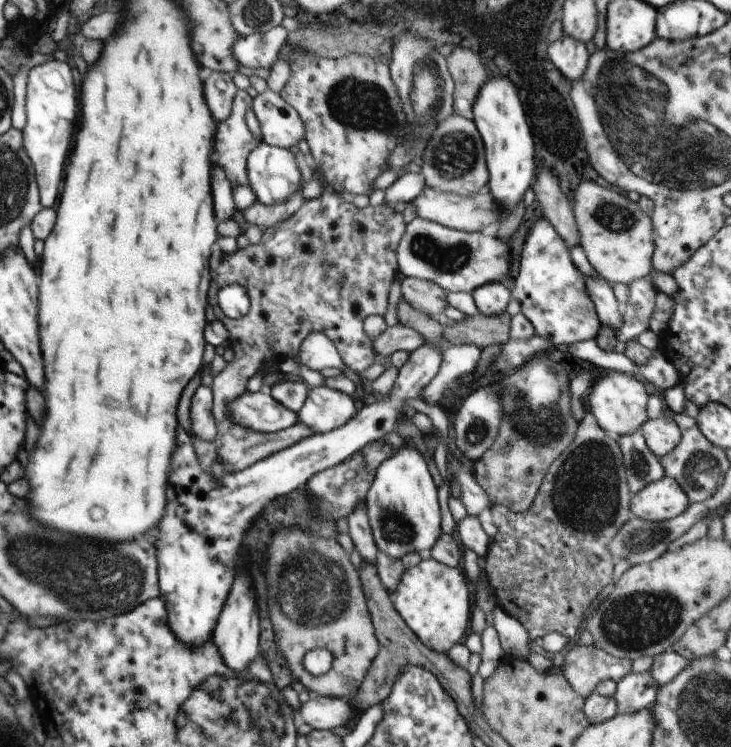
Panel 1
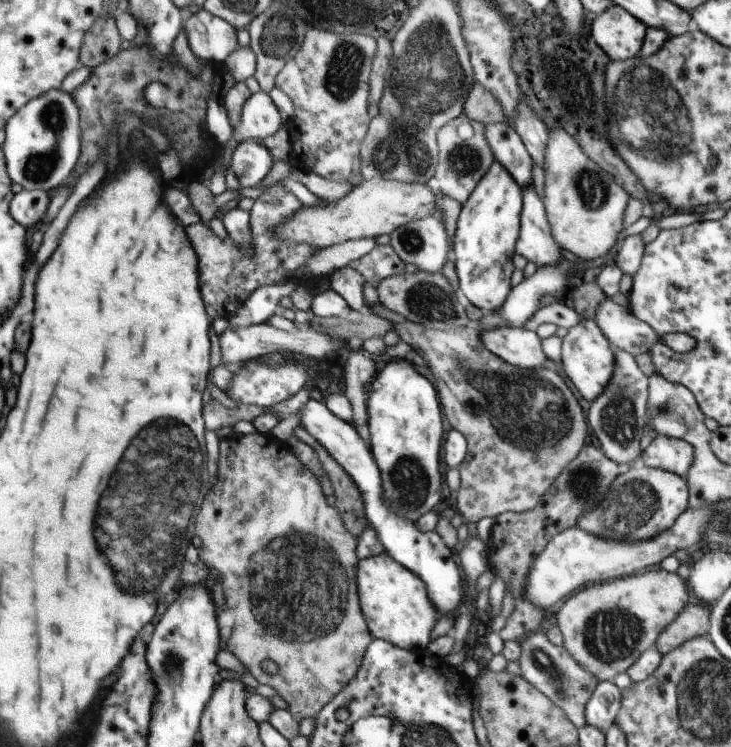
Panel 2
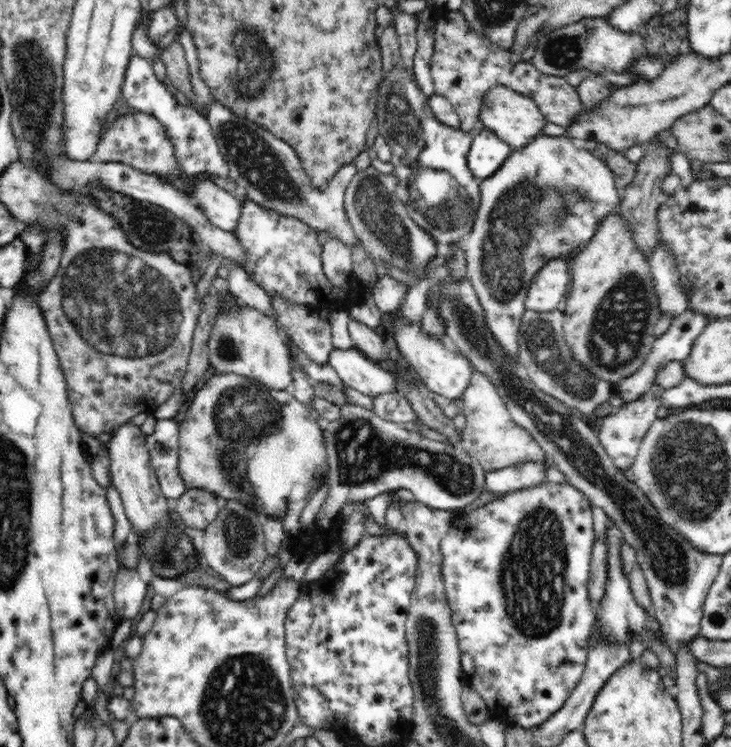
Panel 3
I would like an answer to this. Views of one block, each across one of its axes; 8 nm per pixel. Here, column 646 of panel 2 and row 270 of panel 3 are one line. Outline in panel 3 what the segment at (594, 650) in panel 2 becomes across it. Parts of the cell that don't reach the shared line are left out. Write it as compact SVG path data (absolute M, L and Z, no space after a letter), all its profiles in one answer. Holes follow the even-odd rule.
M618 210L608 214L596 228L586 248L570 262L572 269L568 300L563 311L563 334L574 361L592 372L594 377L618 386L624 379L635 374L650 354L654 341L654 325L662 314L654 290L648 256L635 245L631 228Z

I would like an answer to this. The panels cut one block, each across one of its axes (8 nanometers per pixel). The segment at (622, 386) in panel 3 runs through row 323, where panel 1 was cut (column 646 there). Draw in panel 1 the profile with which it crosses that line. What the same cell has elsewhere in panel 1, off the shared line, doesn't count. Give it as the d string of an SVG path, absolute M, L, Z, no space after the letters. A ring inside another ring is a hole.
M649 671L628 673L617 682L614 693L618 704L617 714L634 714L650 707L658 696L657 690L660 690L659 684Z

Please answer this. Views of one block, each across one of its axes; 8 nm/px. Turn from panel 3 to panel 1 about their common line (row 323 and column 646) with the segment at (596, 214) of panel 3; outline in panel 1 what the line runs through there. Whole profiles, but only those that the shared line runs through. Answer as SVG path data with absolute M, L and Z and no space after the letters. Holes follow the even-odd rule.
M664 475L633 495L630 510L642 520L666 522L680 516L690 504L678 481Z

